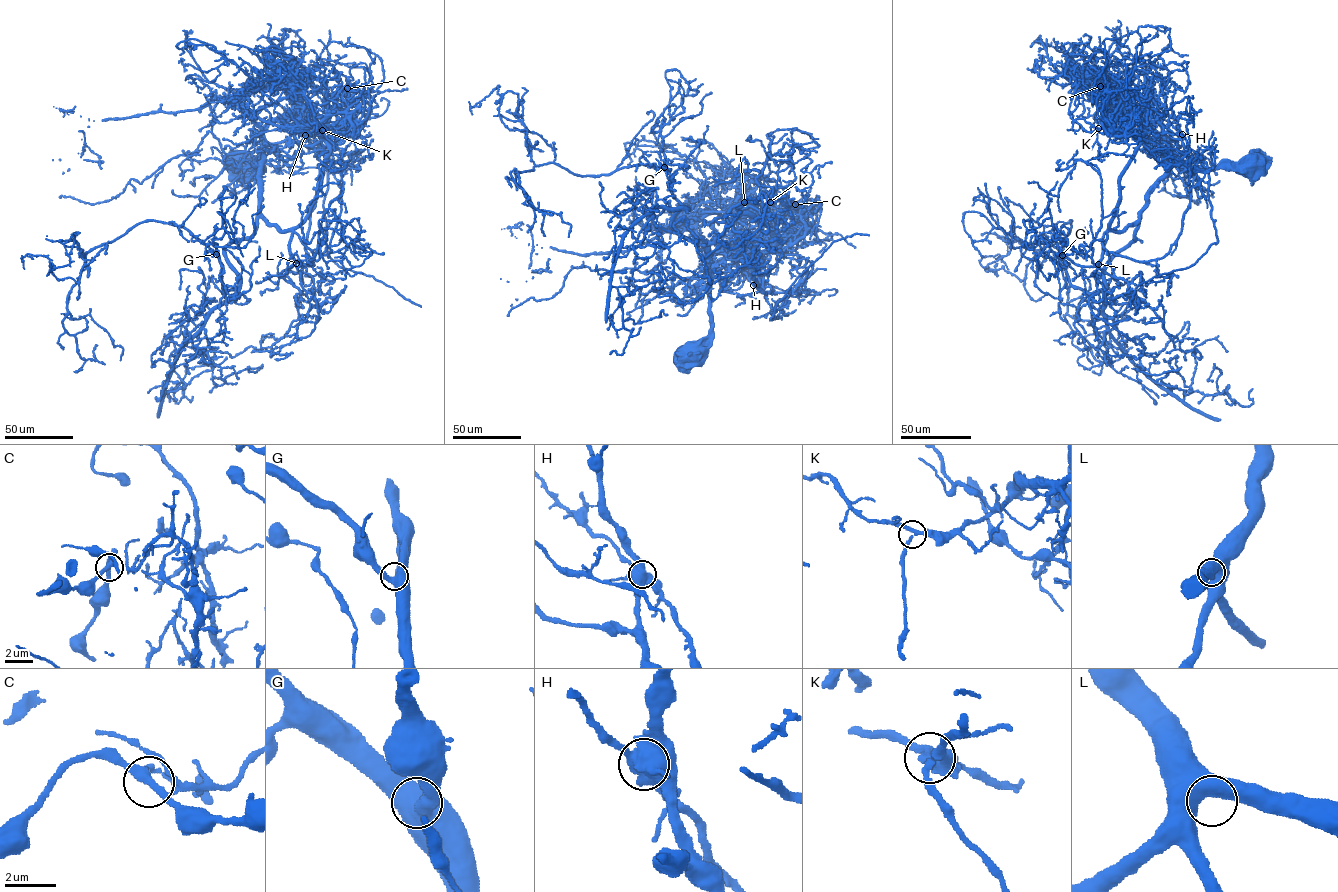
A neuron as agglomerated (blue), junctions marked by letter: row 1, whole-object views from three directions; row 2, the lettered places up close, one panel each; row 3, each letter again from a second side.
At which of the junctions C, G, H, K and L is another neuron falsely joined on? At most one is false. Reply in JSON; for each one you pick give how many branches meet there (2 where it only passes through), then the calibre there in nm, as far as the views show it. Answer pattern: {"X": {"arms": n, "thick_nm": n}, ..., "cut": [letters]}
{"H": {"arms": 3, "thick_nm": 650}, "cut": ["H"]}

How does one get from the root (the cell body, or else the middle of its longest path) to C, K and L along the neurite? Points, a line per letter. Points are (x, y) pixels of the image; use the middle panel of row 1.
C: (693, 352), (711, 331), (711, 257), (744, 249), (758, 233), (760, 221), (766, 214), (784, 202), (795, 204)
K: (693, 352), (711, 331), (711, 257), (724, 250), (735, 216), (747, 210), (764, 212), (770, 202)
L: (693, 352), (711, 331), (708, 245), (740, 212), (738, 207), (744, 202)

